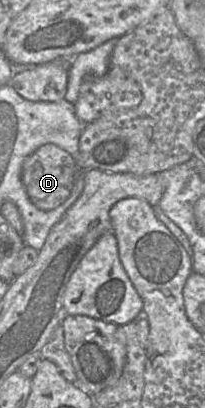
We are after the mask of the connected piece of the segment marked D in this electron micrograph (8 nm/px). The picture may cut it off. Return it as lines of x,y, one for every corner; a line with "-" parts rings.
44,144
25,159
21,179
31,202
40,210
50,211
67,200
78,171
75,159
68,152
54,144

